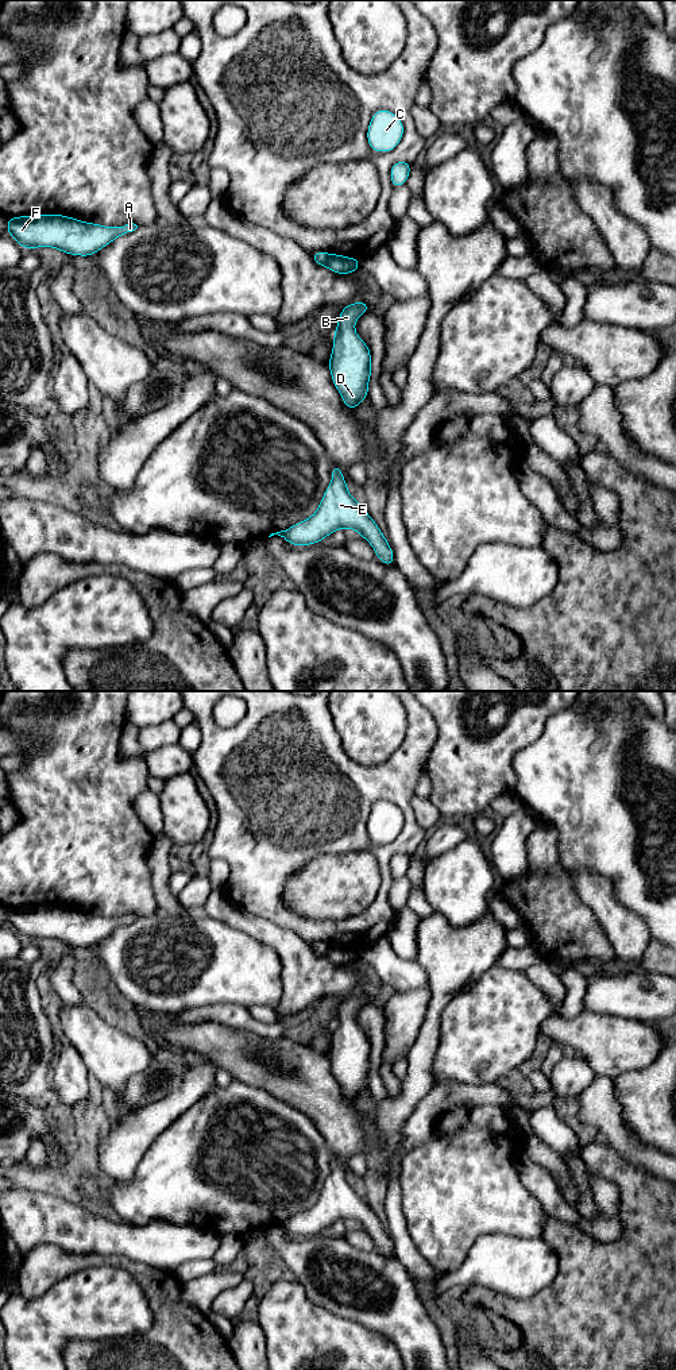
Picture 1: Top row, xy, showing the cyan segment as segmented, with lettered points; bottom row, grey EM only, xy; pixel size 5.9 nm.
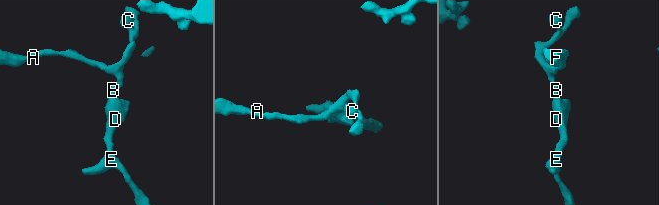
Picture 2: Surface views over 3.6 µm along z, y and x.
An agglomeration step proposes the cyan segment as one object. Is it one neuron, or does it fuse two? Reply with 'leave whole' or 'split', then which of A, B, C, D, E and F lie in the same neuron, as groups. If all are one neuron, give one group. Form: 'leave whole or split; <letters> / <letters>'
split; A F / B C D E

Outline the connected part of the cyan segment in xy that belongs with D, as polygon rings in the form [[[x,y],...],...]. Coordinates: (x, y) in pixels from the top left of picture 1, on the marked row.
[[[364,301],[352,302],[341,309],[328,362],[333,385],[351,410],[368,397],[371,351],[354,327],[356,320],[370,309],[371,306]]]

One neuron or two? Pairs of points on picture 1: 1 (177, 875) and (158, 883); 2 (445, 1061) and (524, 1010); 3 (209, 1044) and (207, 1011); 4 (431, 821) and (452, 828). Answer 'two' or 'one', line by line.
1: two
2: one
3: two
4: two

